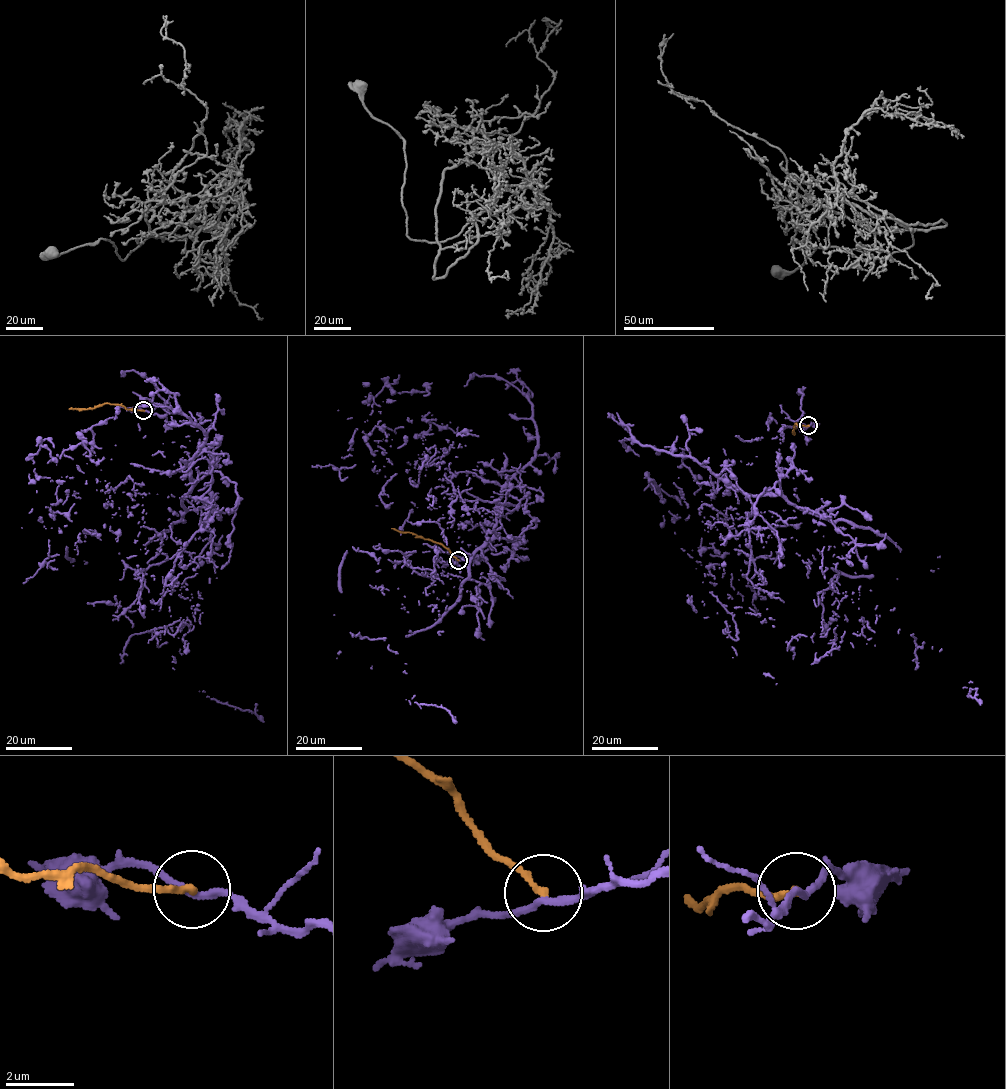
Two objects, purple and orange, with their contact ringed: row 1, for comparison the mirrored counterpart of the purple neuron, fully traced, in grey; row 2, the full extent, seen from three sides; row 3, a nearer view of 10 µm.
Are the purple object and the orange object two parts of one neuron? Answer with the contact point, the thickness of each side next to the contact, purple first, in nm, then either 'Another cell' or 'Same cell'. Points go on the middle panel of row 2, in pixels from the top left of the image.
Place: (458, 560). Thickness 180 nm (purple) against 220 nm. Another cell

